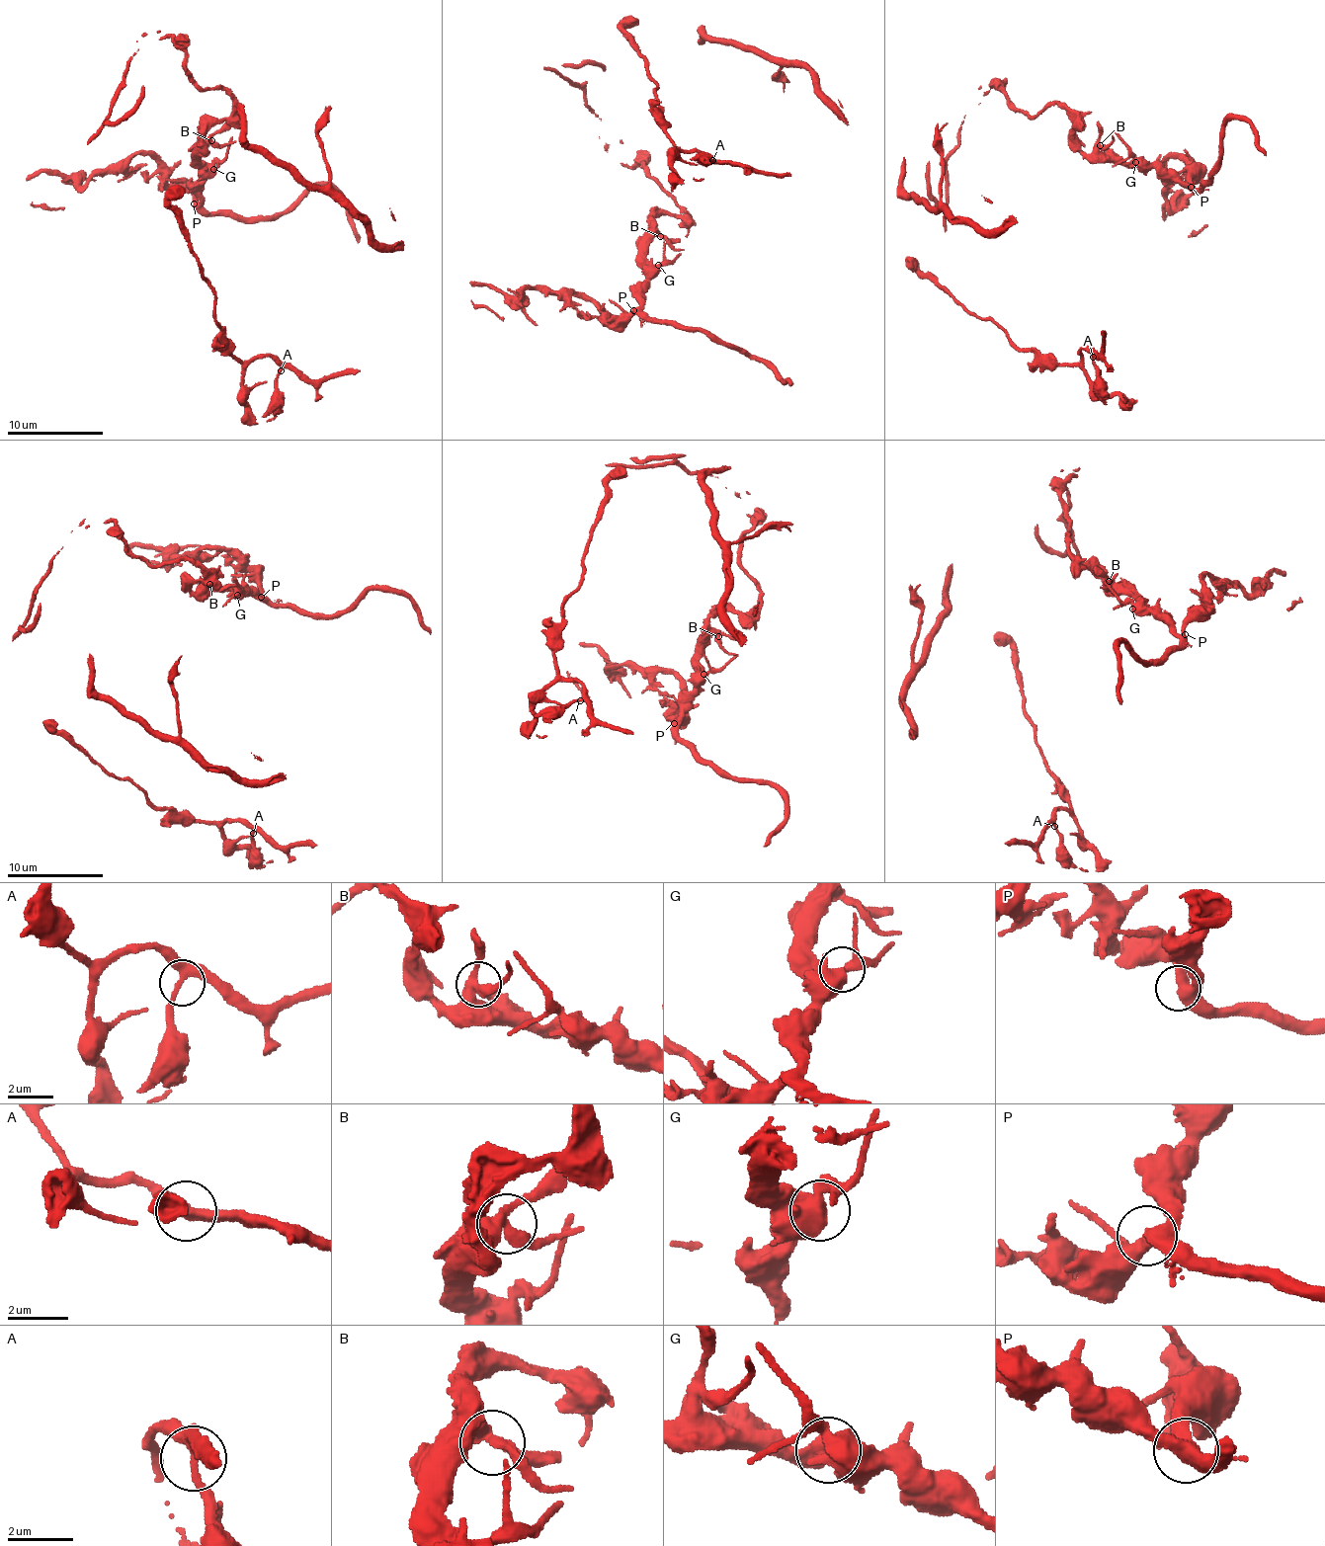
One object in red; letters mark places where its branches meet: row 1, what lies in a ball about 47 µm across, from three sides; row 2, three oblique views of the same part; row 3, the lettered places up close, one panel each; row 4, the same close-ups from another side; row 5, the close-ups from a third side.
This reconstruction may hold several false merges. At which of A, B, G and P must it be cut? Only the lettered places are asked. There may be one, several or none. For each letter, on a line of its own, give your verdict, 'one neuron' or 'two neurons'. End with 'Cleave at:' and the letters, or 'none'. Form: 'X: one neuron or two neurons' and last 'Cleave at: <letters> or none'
A: one neuron
B: one neuron
G: one neuron
P: one neuron
Cleave at: none

